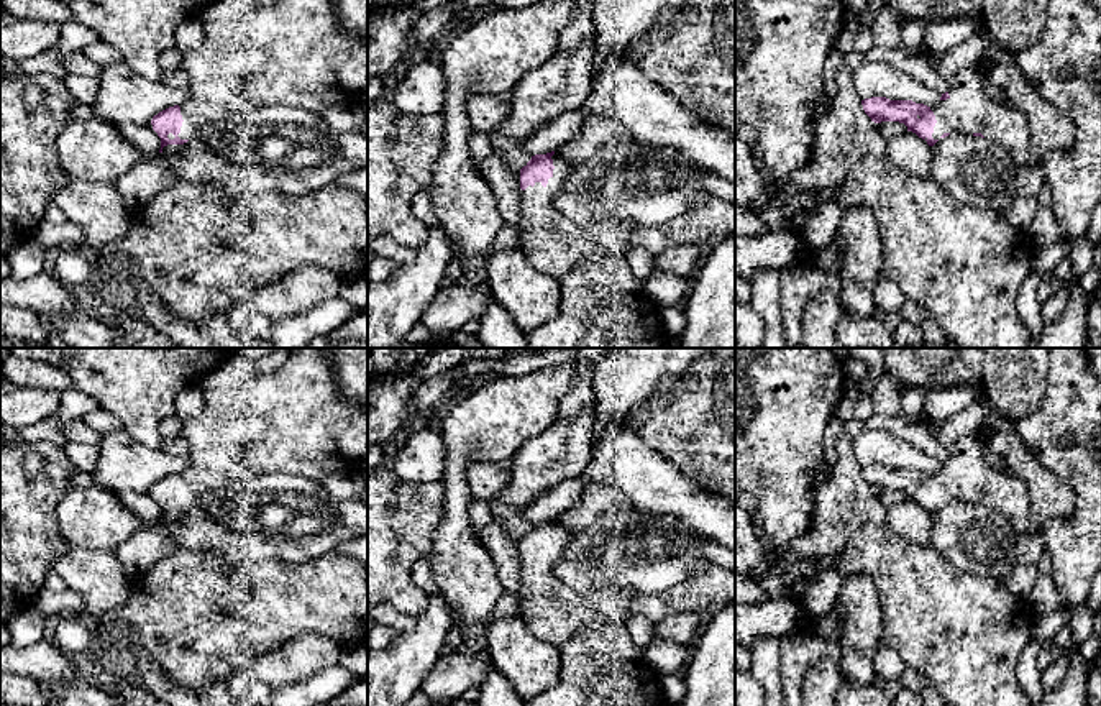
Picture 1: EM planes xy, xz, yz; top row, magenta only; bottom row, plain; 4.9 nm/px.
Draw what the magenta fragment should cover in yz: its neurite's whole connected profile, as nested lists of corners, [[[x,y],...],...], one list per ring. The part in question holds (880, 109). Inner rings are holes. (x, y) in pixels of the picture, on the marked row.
[[[975,64],[948,77],[948,90],[934,107],[912,100],[871,97],[861,100],[865,113],[875,123],[899,121],[934,146],[952,133],[970,133],[996,141],[1014,163],[1030,163],[1030,125],[1026,115],[1004,100],[986,95],[985,71]]]

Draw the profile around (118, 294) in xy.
[[[120,277],[103,281],[102,300],[107,302],[115,314],[143,319],[139,304],[135,299],[135,287],[130,281]]]

